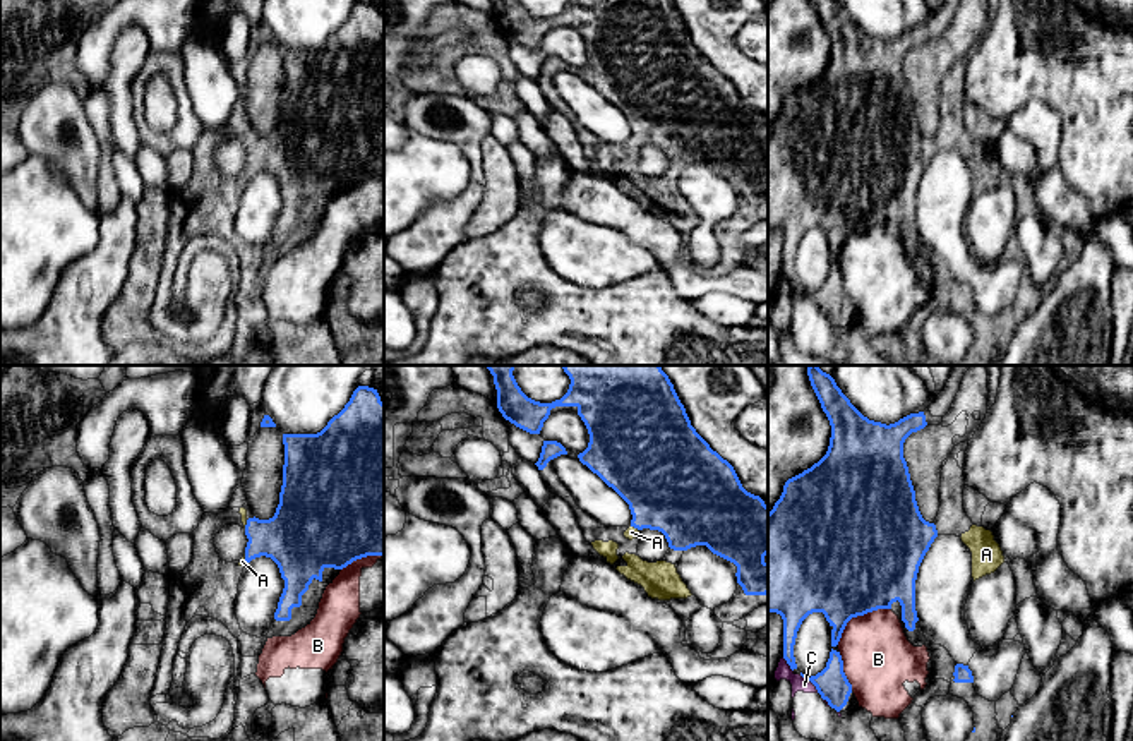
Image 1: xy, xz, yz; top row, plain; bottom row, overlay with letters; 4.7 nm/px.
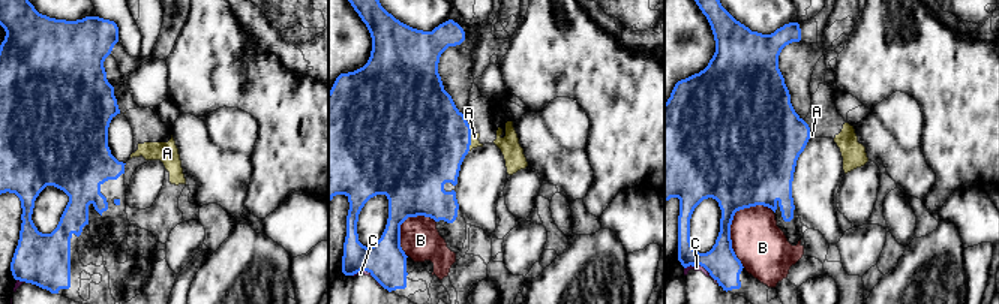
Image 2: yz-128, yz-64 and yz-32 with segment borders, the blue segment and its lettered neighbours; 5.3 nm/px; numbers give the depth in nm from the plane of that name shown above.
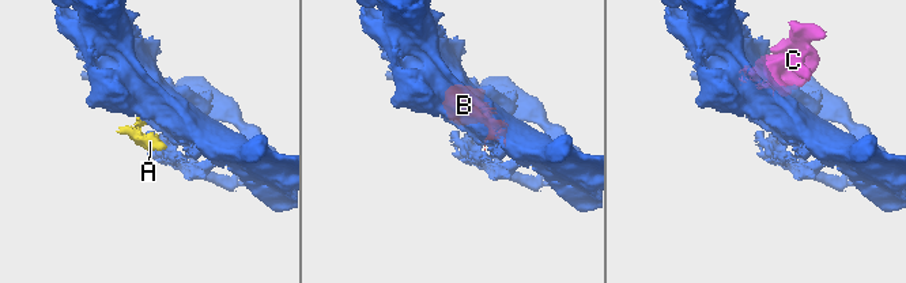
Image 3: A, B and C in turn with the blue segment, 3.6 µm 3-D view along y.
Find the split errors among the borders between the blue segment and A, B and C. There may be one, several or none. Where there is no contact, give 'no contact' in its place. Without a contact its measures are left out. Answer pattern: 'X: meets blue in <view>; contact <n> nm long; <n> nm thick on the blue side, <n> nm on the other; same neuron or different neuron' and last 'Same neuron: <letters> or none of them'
A: meets blue in xy; contact 50 nm long; 280 nm thick on the blue side, 30 nm on the other; same neuron
B: meets blue in yz; contact 300 nm long; 500 nm thick on the blue side, 320 nm on the other; different neuron
C: meets blue in yz; contact 130 nm long; 150 nm thick on the blue side, 70 nm on the other; different neuron
Same neuron: A

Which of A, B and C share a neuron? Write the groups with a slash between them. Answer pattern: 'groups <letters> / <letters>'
groups A / B C

